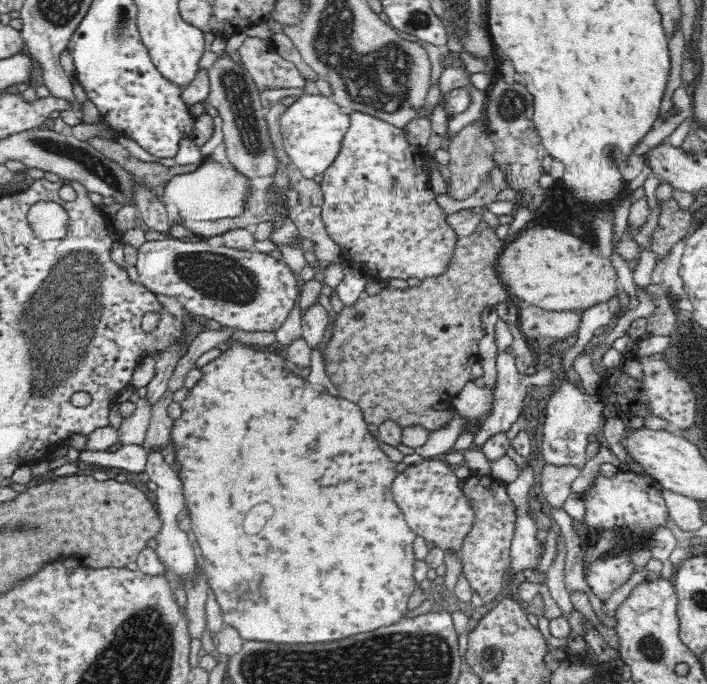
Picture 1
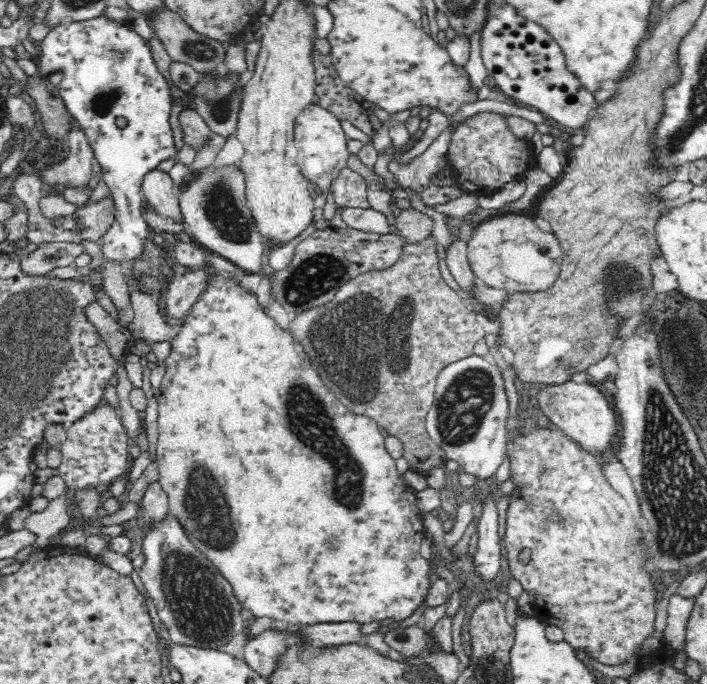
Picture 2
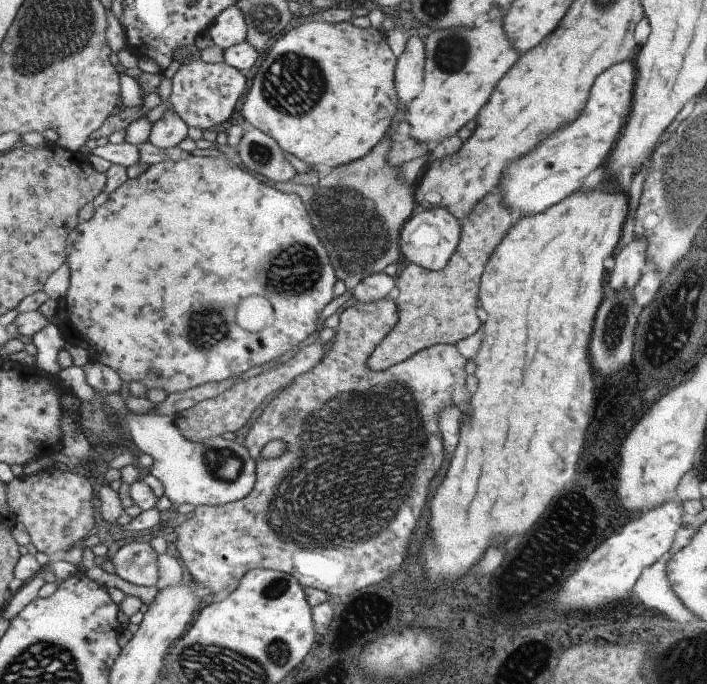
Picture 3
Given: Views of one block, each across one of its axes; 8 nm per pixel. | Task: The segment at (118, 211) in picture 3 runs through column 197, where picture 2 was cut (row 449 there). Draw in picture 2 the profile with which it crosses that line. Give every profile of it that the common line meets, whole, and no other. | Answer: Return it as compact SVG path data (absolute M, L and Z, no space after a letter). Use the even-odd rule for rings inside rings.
M218 272L212 278L208 292L200 296L198 304L192 308L194 312L184 318L182 326L174 336L172 352L162 362L166 368L162 386L156 390L160 400L158 406L158 450L156 458L160 464L160 484L170 500L170 514L184 526L188 538L198 546L200 552L218 568L218 572L232 586L232 592L242 608L250 610L254 618L268 616L272 620L288 622L292 626L328 626L328 624L368 624L392 618L394 622L402 622L410 618L426 600L428 590L432 586L430 580L430 560L420 556L420 542L426 536L422 512L416 508L416 492L410 490L406 480L396 470L396 460L390 458L386 450L386 440L378 428L378 424L368 416L358 416L344 408L342 402L324 386L318 378L318 372L312 370L306 352L300 342L292 336L292 332L282 330L276 320L272 320L264 308L258 304L256 294L246 292L232 276ZM200 494L224 494L230 504L236 506L186 506L188 502L204 500Z

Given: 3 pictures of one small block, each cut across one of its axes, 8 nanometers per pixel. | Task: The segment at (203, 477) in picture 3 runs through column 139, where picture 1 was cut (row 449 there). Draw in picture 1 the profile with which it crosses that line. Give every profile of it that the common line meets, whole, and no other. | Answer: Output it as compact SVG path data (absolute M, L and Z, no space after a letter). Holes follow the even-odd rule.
M460 414L454 416L454 420L446 426L446 428L440 428L436 432L430 434L428 442L420 448L416 448L416 454L422 456L424 460L432 460L432 458L438 458L438 456L444 456L444 454L450 454L450 450L456 446L460 434L466 430L466 422L462 420Z

